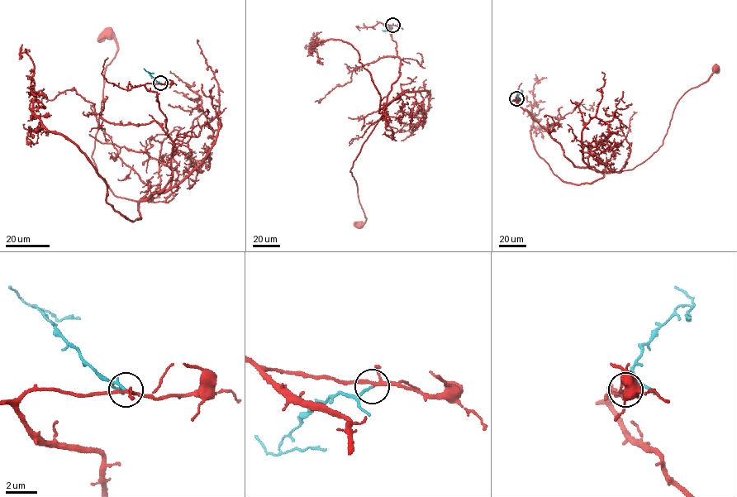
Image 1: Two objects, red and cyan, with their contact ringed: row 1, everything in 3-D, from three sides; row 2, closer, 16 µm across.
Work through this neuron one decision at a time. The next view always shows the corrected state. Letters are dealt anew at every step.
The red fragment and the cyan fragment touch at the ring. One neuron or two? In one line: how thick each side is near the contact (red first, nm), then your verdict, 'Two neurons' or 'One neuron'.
Thickness 160 nm (red) against 150 nm. One neuron

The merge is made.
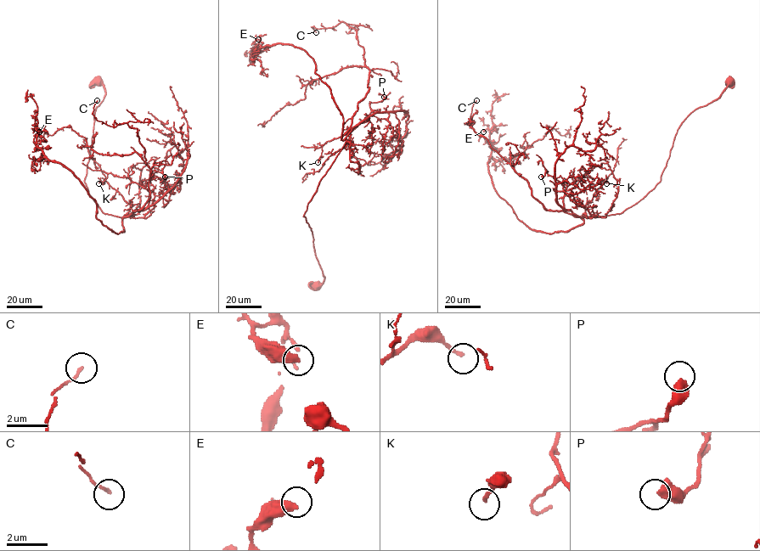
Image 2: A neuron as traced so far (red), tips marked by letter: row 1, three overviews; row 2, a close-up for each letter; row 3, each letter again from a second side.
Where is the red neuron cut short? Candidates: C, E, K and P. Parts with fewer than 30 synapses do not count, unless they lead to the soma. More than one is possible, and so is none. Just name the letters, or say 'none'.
none

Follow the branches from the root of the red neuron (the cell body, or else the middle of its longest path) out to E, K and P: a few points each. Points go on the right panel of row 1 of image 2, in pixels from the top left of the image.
E: (729, 80), (682, 122), (652, 189), (567, 231), (517, 218), (483, 132)
K: (729, 80), (682, 122), (661, 181), (642, 199), (598, 216), (565, 208), (566, 188), (585, 173), (606, 183)
P: (729, 80), (682, 122), (661, 181), (620, 213), (577, 216), (564, 207), (562, 184), (547, 171), (541, 177)

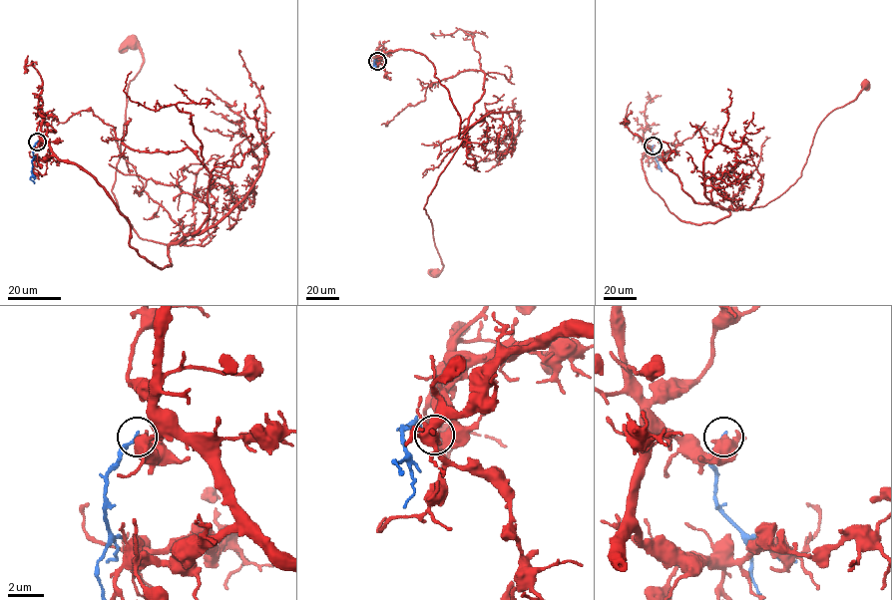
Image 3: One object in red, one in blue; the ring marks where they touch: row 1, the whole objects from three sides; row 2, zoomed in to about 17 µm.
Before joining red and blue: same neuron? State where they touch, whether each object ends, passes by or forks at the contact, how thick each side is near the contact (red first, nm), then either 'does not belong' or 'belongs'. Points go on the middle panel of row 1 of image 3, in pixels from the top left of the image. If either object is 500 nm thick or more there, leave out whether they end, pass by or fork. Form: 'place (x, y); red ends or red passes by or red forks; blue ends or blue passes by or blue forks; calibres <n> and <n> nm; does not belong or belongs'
place (377, 61); red passes by; blue ends; calibres 320 and 200 nm; does not belong

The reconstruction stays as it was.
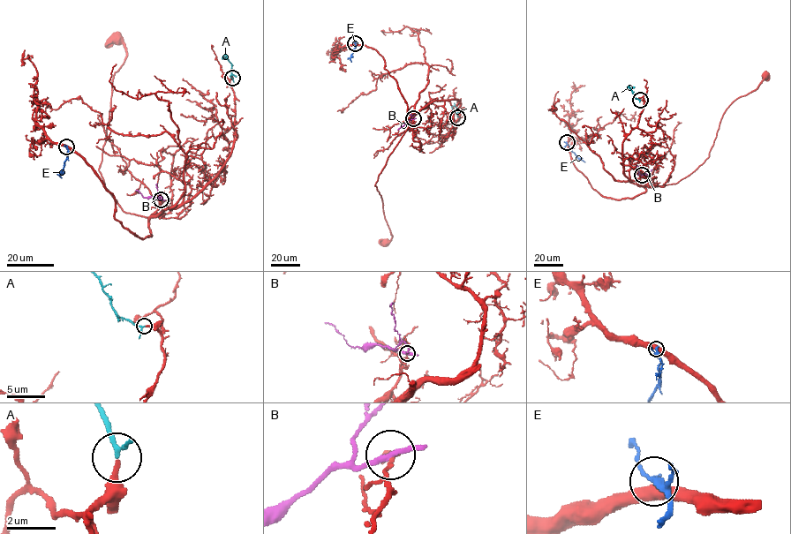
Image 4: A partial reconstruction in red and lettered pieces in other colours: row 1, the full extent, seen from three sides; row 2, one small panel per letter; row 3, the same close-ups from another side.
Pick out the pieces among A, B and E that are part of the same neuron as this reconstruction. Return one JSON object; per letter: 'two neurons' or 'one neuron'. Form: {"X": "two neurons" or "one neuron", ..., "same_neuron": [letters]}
{"A": "one neuron", "B": "two neurons", "E": "two neurons", "same_neuron": ["A"]}

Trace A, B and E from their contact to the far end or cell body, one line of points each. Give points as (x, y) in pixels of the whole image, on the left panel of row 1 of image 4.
A: (232, 78), (229, 76), (231, 63), (226, 56), (222, 57), (227, 59)
B: (161, 199), (145, 198), (136, 190)
E: (66, 146), (68, 157), (59, 175), (61, 177)

